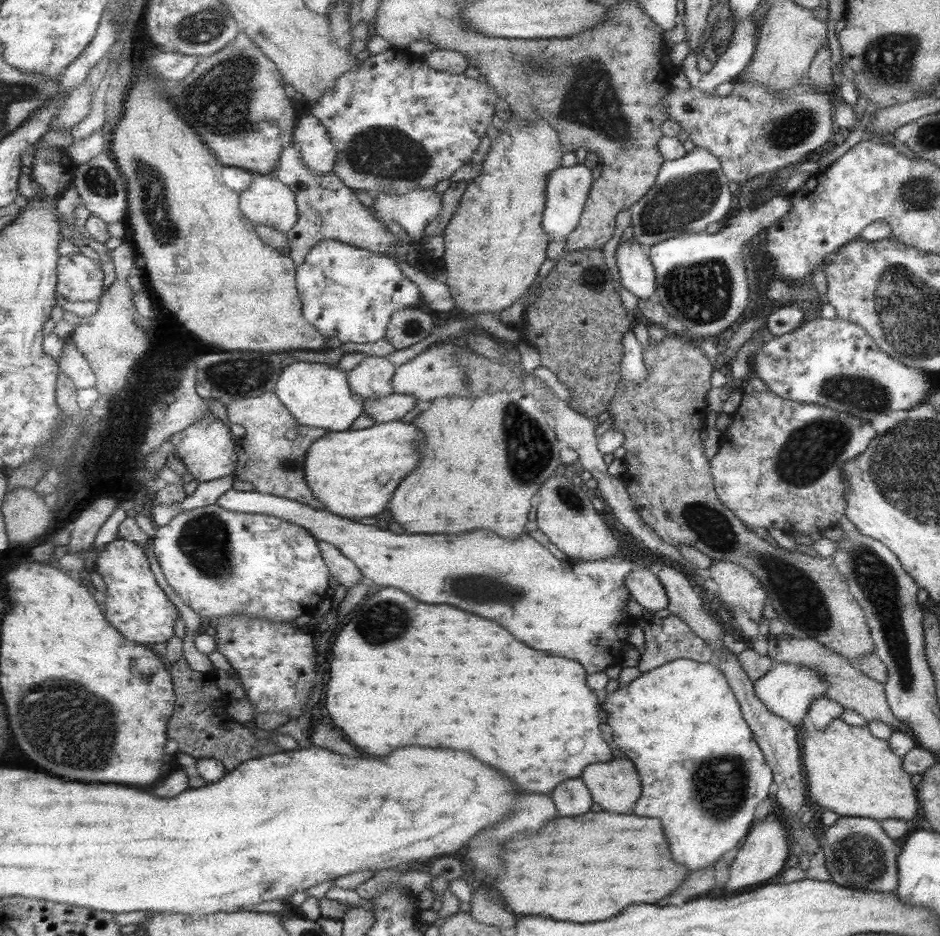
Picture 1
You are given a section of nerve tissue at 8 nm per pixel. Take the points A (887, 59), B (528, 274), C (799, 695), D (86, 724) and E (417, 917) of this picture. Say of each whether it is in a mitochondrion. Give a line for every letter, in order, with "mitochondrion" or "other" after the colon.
A: mitochondrion
B: other
C: other
D: mitochondrion
E: other

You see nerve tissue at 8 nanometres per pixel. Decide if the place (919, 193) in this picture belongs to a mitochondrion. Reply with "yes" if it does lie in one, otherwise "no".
yes

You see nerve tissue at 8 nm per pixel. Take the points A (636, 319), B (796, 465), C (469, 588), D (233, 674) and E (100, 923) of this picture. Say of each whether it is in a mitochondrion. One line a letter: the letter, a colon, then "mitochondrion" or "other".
A: other
B: mitochondrion
C: mitochondrion
D: other
E: other

